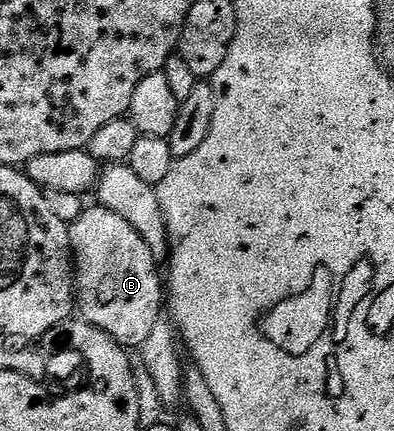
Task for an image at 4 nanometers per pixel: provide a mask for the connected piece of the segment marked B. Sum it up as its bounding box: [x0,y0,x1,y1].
[69,204,164,348]

